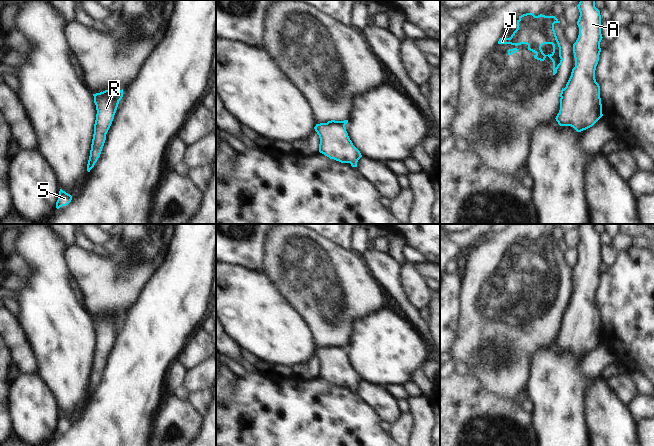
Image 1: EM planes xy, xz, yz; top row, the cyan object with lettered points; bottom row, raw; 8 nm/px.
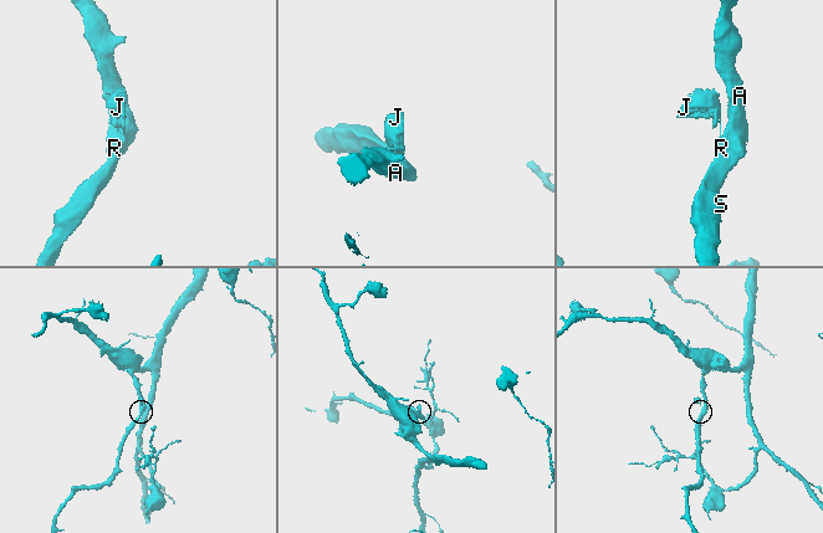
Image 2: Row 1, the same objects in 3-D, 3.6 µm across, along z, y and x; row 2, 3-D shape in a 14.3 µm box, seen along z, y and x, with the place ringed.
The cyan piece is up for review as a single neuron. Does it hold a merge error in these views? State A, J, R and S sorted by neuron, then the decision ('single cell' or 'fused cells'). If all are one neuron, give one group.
groups A R S / J; fused cells

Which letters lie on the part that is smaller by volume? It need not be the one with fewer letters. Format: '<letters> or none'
J

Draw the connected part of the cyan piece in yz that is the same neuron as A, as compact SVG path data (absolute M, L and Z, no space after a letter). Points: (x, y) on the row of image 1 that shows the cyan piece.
M580 0L577 7L580 16L577 21L579 35L573 44L575 67L563 89L560 110L555 119L560 126L571 126L577 132L581 132L592 127L603 116L600 86L595 79L595 70L601 52L600 42L603 37L601 34L601 15L595 7L595 0Z

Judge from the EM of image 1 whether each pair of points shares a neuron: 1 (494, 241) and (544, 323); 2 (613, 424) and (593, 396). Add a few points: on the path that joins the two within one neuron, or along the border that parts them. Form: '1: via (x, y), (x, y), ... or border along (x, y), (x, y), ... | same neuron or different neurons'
1: via (523, 243), (562, 273), (562, 294) | same neuron
2: via (606, 417), (600, 403) | same neuron

